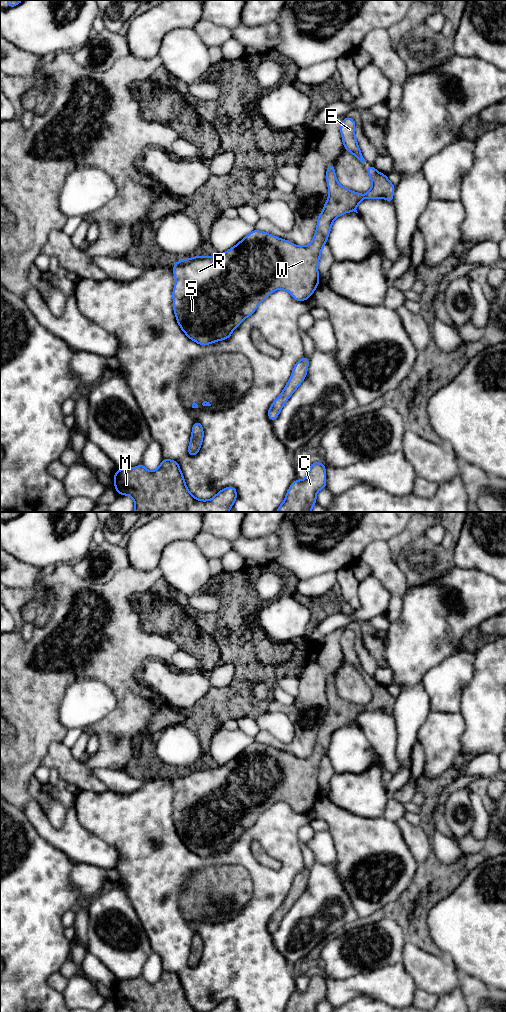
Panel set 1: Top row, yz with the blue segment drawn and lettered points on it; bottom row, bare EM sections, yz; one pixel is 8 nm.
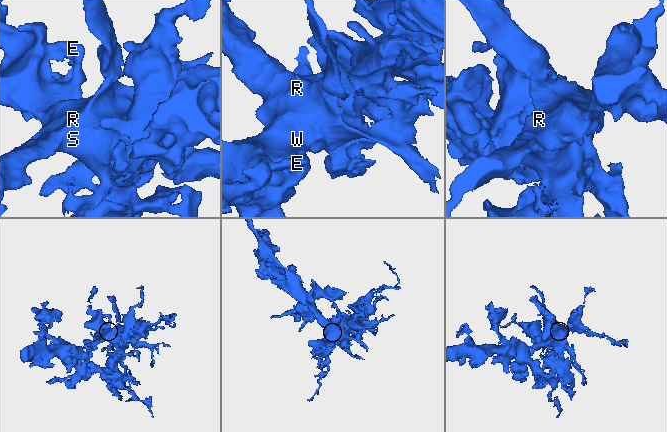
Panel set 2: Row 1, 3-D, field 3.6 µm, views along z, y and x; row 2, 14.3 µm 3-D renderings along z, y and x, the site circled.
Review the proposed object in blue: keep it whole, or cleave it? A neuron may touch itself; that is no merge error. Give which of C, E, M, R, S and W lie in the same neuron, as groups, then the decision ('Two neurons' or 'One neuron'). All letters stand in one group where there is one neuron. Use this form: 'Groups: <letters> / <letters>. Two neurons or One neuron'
Groups: C E M R S W. One neuron

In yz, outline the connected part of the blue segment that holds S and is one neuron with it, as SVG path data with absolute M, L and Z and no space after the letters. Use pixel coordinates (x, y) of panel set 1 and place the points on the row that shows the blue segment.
M329 164L326 181L328 199L317 218L317 228L308 246L297 246L264 231L254 229L237 245L215 256L195 256L175 262L173 274L176 278L172 292L176 320L189 339L200 345L228 339L240 323L252 315L258 305L273 291L286 290L296 301L311 297L319 284L318 262L326 244L332 222L339 216L354 211L364 198L384 198L393 202L395 186L388 177L368 165L367 173L372 187L366 194L342 187L336 178L334 164Z

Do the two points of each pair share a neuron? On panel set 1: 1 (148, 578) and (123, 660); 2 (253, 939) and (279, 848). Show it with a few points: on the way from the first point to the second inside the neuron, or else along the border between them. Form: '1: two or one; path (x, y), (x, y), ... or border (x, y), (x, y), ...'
1: one; path (126, 593), (123, 596), (123, 638)
2: one; path (254, 916), (263, 904), (264, 894), (286, 871)

